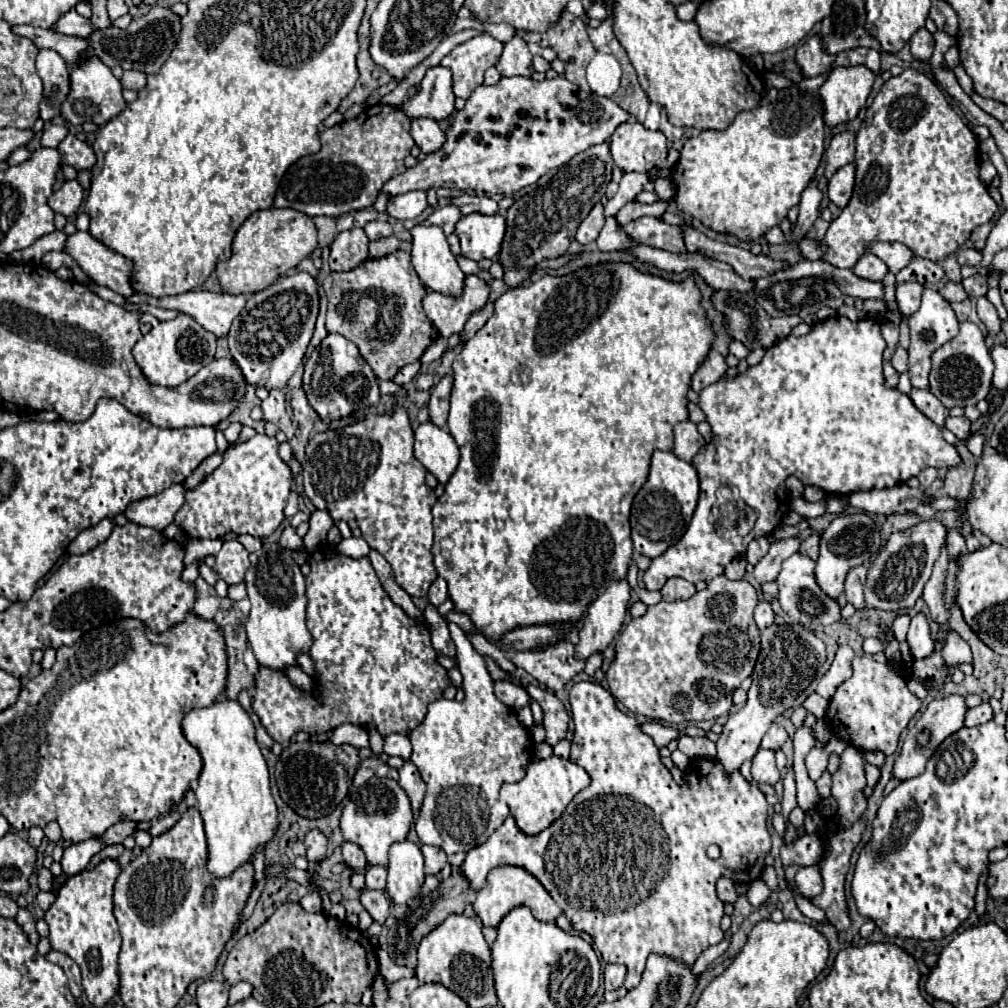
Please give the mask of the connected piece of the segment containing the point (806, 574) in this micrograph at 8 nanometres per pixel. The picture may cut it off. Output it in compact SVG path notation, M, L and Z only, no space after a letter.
M793 554L789 556L785 562L783 562L783 568L777 576L777 586L779 586L779 596L777 600L781 602L781 608L785 610L785 614L803 624L803 626L813 626L813 624L821 624L821 626L827 626L827 624L833 624L835 620L839 620L839 604L837 600L831 600L815 582L815 576L813 576L813 570L815 570L815 564L809 556L801 556L801 554Z

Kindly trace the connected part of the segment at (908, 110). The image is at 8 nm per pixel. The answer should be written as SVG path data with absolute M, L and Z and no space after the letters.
M905 68L899 76L893 76L889 82L883 84L883 88L879 90L879 94L875 96L873 104L867 108L867 116L865 116L865 120L861 124L859 134L857 134L857 156L855 156L855 168L857 168L857 172L855 172L853 198L849 200L847 208L843 208L841 216L831 222L827 234L823 236L821 244L825 248L825 254L823 254L821 260L829 262L835 268L853 268L855 262L859 260L859 256L863 254L865 246L871 244L871 242L901 242L907 248L911 248L915 252L915 256L921 256L921 258L927 258L927 260L933 260L933 262L939 262L945 256L953 254L969 238L969 234L971 234L973 228L977 228L979 224L989 222L991 216L997 212L997 204L991 200L991 196L987 192L987 186L979 182L979 176L977 176L977 168L979 168L977 156L979 156L979 140L975 138L975 134L971 132L971 128L967 128L963 124L961 116L947 102L945 94L941 92L941 88L931 78L927 78L923 72L919 72L915 68Z

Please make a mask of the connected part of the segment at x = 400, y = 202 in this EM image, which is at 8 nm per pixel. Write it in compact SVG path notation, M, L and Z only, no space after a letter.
M415 190L415 192L407 192L403 196L391 198L387 202L387 214L395 220L409 220L409 218L417 218L427 206L429 206L427 192Z

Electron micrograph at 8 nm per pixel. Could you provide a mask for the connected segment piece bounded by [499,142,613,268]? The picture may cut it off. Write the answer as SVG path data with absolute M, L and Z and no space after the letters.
M603 142L577 154L569 162L569 168L559 168L545 186L539 186L535 192L515 200L515 204L507 210L507 232L499 252L503 268L511 268L515 264L533 268L543 258L563 256L575 238L577 226L605 196L605 188L611 182L611 170L613 158L609 152L609 142Z

